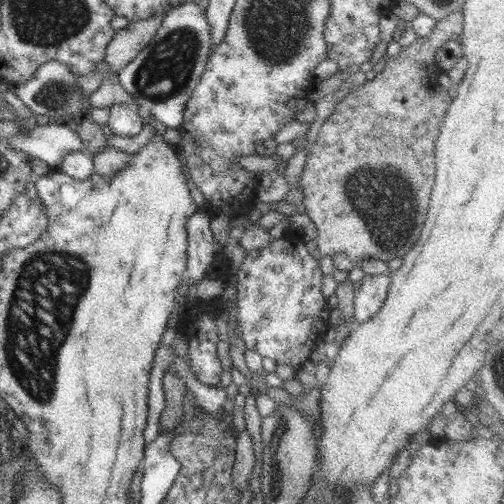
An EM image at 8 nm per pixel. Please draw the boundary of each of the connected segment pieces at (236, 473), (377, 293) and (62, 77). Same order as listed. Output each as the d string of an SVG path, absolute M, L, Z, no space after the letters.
M247 430L236 433L236 439L232 482L234 488L242 494L248 486L248 480L253 474L253 466L257 458L254 456L252 439Z
M366 275L356 287L354 318L363 323L384 305L391 284L389 275Z
M48 61L41 64L37 71L24 84L11 85L17 97L36 115L41 121L66 121L80 111L87 111L87 103L82 100L83 94L78 86L77 77L71 68L58 61Z

